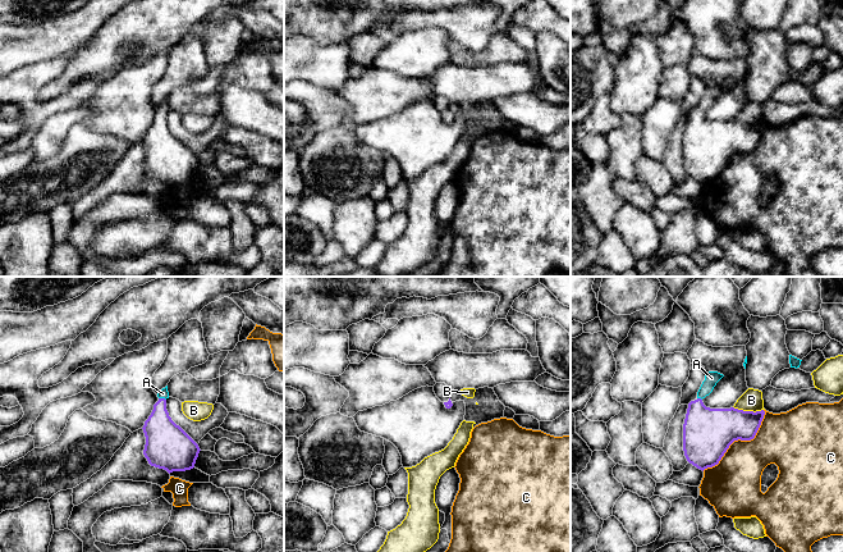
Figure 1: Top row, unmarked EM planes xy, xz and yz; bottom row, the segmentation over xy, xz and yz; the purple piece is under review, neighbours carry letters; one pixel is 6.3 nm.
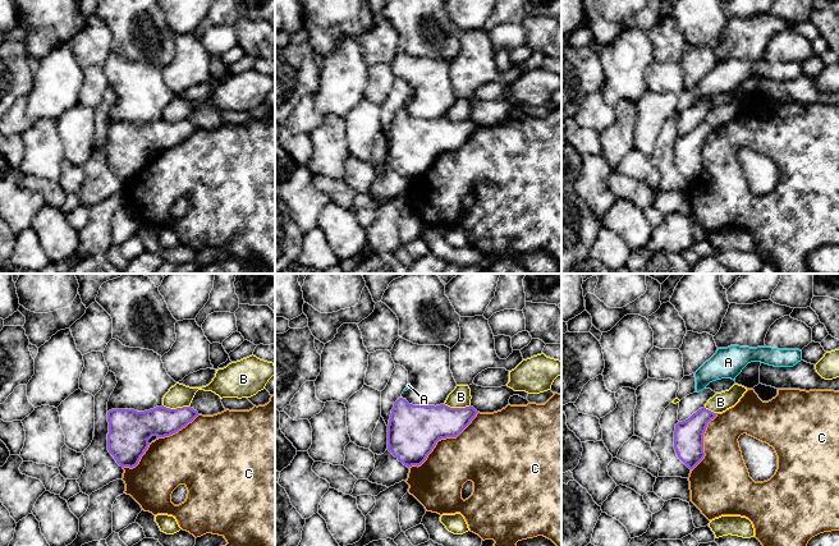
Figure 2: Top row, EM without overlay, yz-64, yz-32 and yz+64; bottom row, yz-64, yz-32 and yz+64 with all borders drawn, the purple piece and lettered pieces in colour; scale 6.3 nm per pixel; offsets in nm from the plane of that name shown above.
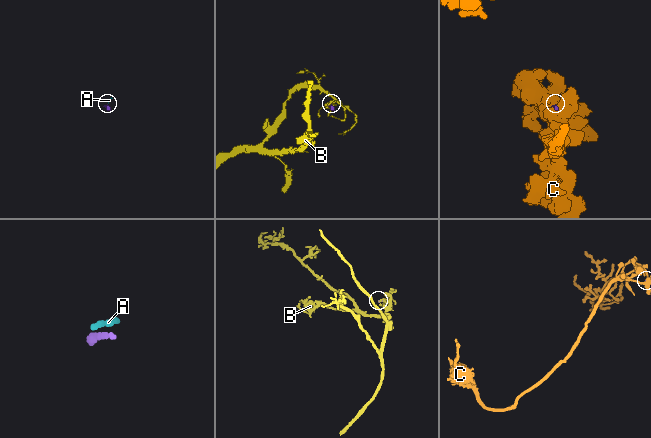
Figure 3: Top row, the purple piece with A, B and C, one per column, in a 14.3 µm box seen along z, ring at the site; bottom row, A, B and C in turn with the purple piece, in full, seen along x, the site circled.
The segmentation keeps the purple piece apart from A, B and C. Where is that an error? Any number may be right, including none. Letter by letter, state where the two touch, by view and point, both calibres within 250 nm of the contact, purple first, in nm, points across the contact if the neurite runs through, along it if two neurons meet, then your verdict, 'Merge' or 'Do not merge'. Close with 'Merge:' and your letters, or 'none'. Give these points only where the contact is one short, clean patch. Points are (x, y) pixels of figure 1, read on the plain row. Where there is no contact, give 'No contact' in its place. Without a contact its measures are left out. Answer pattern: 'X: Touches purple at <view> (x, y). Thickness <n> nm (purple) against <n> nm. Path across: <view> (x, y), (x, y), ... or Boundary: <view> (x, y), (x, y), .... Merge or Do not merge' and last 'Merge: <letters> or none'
A: Touches purple at xy (163, 112). Thickness 240 nm (purple) against 60 nm. Path across: xy (164, 151), (161, 146), (163, 112), (163, 106). Merge
B: Touches purple at yz (748, 124). Thickness 280 nm (purple) against 140 nm. Do not merge
C: Touches purple at yz (738, 151). Thickness 320 nm (purple) against 300 nm. Do not merge
Merge: A

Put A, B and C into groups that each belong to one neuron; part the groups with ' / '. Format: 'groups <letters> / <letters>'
groups A / B / C

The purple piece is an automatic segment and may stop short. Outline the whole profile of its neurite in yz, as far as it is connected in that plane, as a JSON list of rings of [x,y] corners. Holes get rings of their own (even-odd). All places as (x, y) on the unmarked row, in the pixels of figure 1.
[[[718,85],[706,86],[697,111],[688,117],[683,137],[684,169],[702,184],[718,178],[734,154],[753,152],[765,128],[764,123],[753,126],[734,120],[706,120],[702,113],[723,90]]]

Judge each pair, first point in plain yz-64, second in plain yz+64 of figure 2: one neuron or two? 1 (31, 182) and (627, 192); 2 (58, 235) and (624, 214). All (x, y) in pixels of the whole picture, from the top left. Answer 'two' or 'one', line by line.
1: one
2: one

